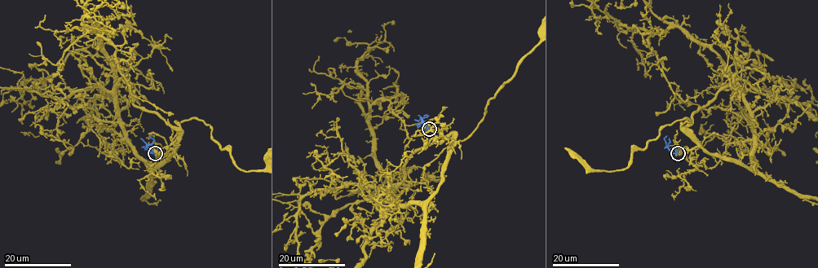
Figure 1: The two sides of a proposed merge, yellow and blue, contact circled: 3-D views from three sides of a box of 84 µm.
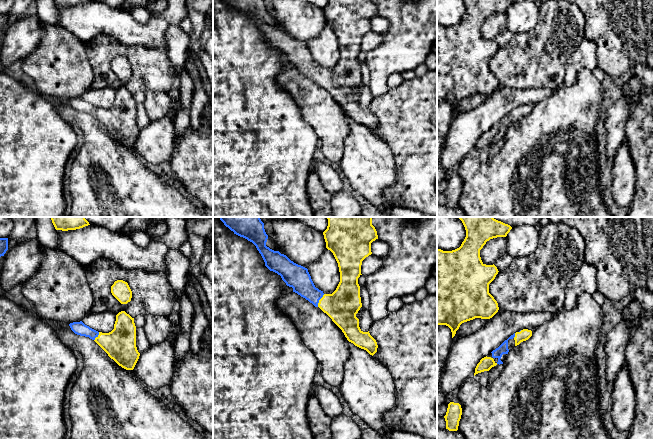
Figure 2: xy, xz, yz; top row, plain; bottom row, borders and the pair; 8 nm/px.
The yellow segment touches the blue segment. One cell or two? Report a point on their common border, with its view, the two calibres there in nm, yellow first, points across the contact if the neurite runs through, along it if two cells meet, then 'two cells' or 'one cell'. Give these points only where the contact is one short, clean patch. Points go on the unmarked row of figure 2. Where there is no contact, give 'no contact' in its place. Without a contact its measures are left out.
contact xz (319, 76); calibres 260 and 190 nm; way xz (343, 80), (330, 80), (319, 76), (298, 53); one cell

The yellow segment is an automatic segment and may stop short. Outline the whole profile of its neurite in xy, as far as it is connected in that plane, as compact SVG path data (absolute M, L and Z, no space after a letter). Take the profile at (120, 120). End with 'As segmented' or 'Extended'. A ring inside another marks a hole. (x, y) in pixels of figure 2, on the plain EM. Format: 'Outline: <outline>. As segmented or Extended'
Outline: M125 87L116 91L114 105L109 109L98 108L82 97L69 102L75 110L94 116L122 144L134 145L140 132L136 123L136 102L134 94Z. Extended

